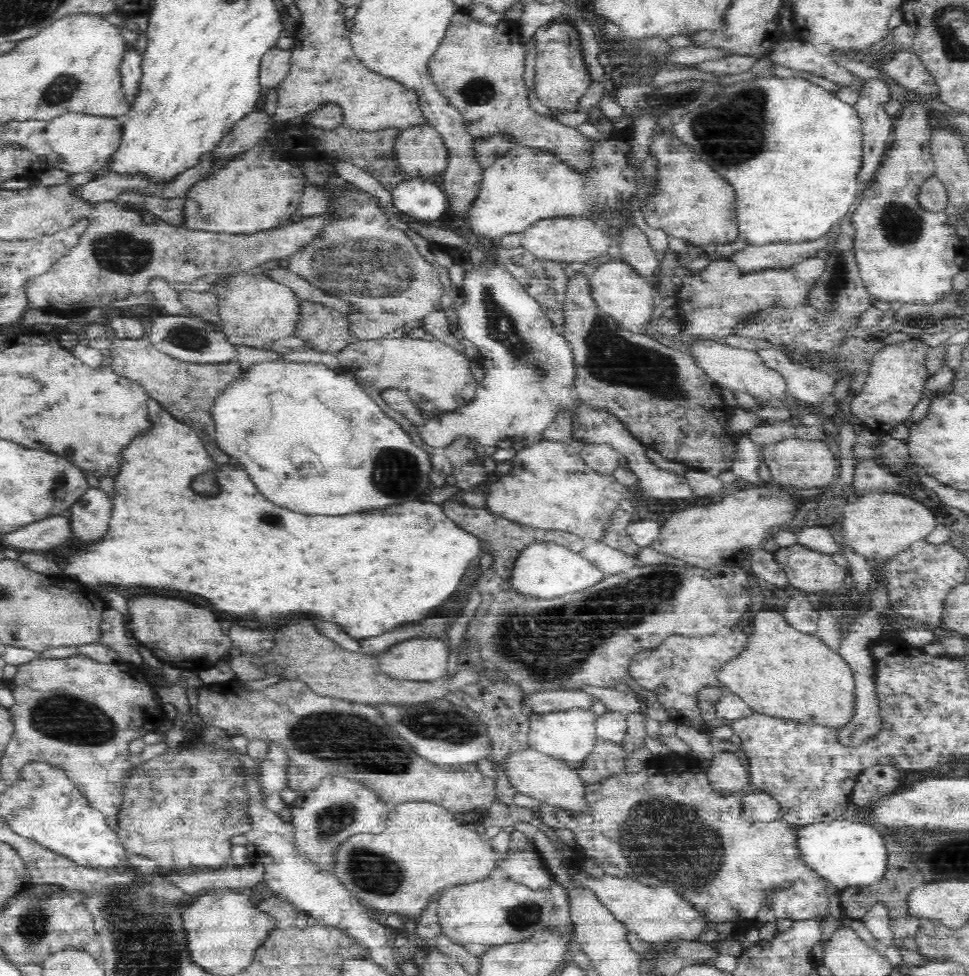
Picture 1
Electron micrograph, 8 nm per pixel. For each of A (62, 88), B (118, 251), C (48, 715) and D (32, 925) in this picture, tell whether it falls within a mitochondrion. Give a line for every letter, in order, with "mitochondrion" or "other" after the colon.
A: mitochondrion
B: mitochondrion
C: mitochondrion
D: mitochondrion

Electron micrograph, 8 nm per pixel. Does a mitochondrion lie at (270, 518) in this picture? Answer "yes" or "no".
yes

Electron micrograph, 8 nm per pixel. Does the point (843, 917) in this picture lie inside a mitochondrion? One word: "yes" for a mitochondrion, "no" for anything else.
no

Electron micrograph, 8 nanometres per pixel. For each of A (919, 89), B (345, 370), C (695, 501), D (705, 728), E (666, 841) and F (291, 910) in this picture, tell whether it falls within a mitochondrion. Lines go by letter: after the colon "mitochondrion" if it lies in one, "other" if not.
A: other
B: other
C: other
D: other
E: mitochondrion
F: other

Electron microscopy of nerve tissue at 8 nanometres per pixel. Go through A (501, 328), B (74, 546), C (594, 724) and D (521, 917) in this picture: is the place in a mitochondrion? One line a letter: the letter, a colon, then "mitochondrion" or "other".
A: mitochondrion
B: other
C: other
D: mitochondrion

